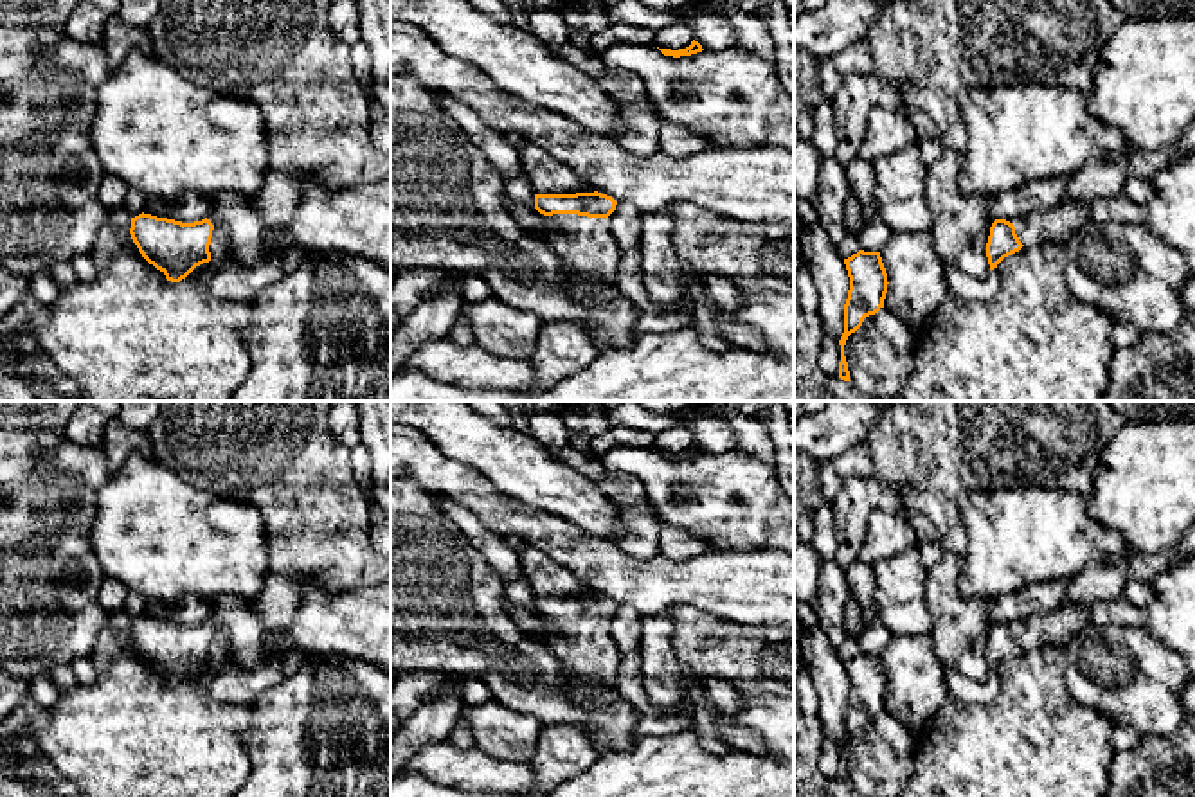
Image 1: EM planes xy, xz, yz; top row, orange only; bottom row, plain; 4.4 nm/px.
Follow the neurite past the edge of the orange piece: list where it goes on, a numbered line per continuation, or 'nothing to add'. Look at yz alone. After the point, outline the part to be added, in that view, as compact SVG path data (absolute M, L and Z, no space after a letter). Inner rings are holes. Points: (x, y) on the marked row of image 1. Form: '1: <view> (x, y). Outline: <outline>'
1: yz (1055, 225). Outline: M1062 201L1053 209L1028 214L1013 227L1022 245L1066 245L1069 236L1087 221L1087 209L1080 201Z

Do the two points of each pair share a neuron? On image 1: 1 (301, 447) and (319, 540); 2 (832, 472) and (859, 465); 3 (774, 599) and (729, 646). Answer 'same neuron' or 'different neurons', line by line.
1: same neuron
2: same neuron
3: different neurons

